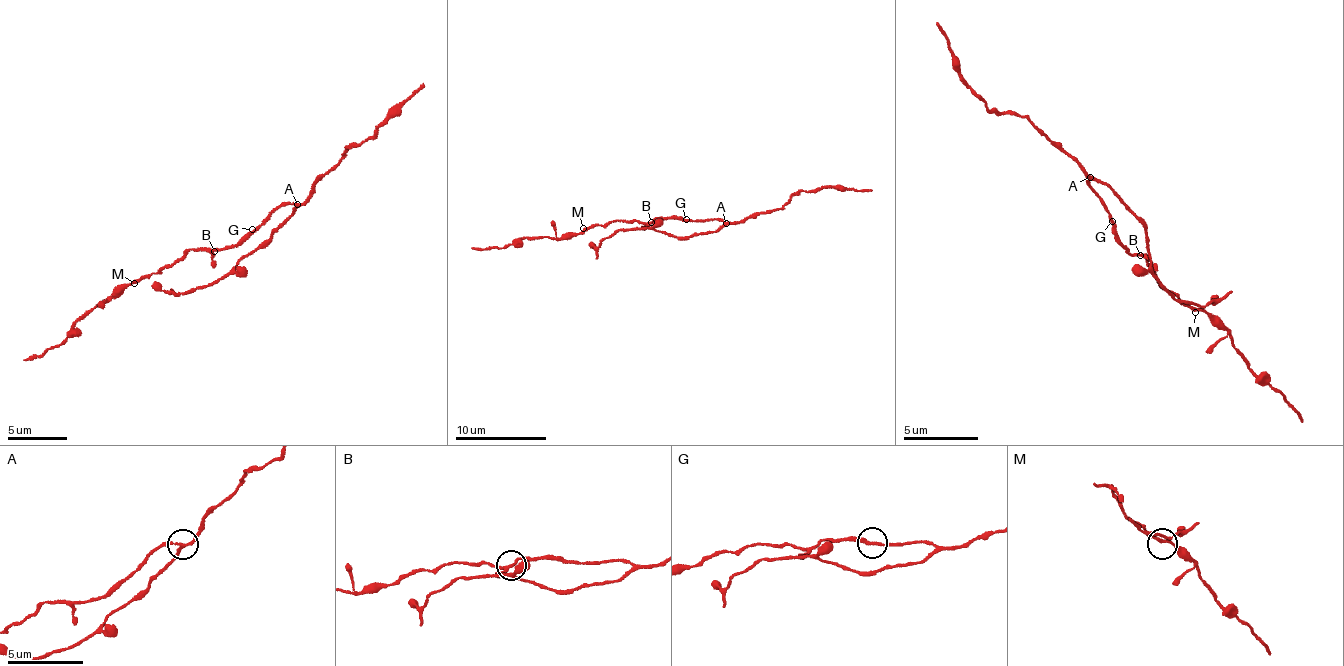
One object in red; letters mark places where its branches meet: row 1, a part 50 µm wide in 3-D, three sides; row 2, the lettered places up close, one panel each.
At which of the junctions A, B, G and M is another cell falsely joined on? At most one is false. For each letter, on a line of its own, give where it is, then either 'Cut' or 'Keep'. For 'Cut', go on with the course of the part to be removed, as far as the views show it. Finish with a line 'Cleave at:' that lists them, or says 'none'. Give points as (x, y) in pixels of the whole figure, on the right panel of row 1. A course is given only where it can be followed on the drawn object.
A: Place: (1090, 177). Cut. Course of the part to remove: (1091, 176), (1108, 186), (1143, 219), (1163, 285), (1179, 300), (1217, 304), (1210, 296)
B: Place: (1140, 255). Keep
G: Place: (1112, 221). Keep
M: Place: (1195, 312). Keep
Cleave at: A

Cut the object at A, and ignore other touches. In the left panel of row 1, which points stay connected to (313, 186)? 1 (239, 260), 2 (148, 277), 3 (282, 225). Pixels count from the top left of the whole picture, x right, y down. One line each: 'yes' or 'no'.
1: no
2: yes
3: no

